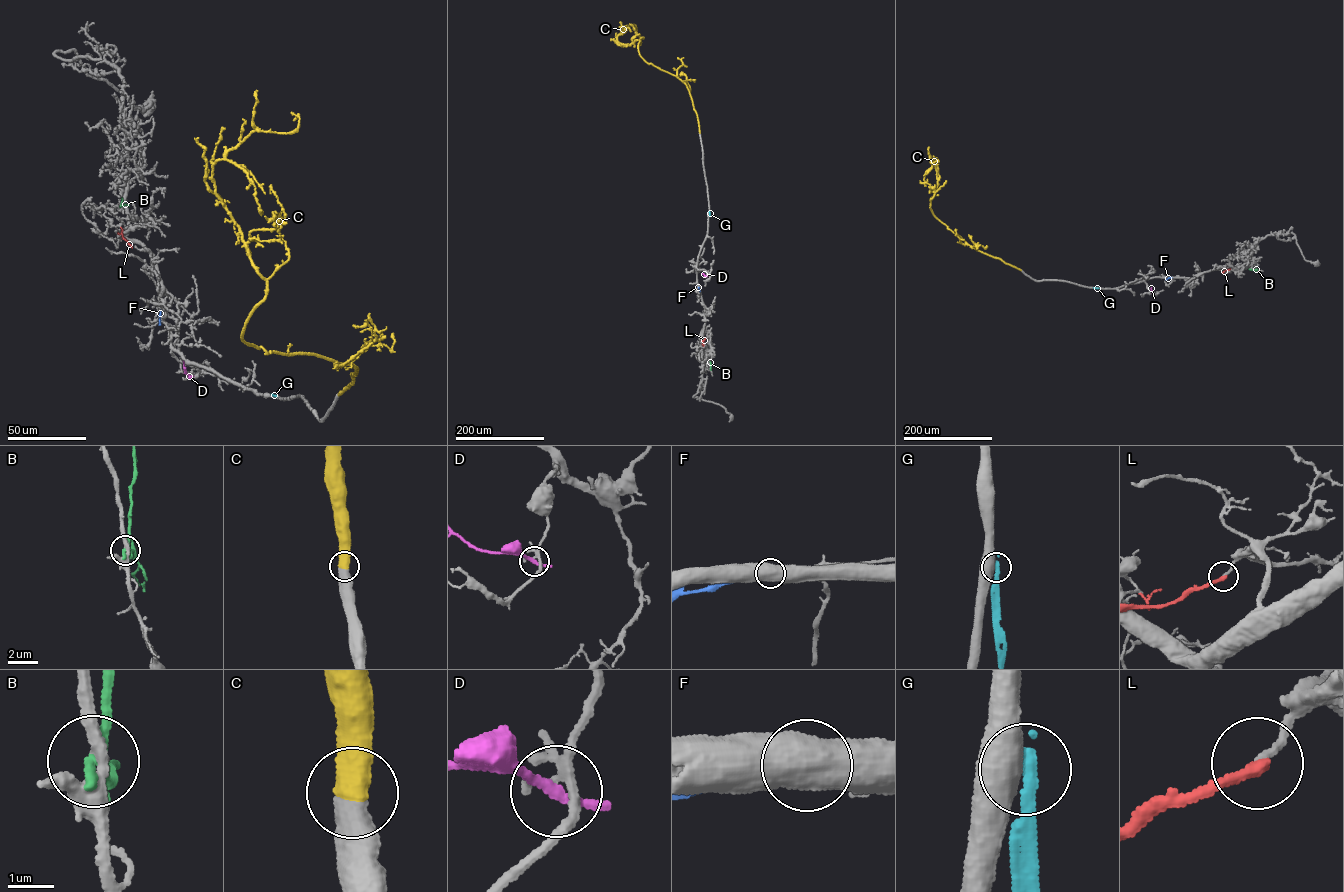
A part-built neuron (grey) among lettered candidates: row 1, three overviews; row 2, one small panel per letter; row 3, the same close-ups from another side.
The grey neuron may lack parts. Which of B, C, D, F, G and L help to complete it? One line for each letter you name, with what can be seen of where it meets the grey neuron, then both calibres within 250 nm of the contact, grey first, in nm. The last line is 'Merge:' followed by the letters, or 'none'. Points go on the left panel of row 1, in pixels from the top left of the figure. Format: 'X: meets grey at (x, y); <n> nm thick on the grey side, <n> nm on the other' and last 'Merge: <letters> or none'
C: meets grey at (338, 394); 600 nm thick on the grey side, 650 nm on the other
Merge: C

